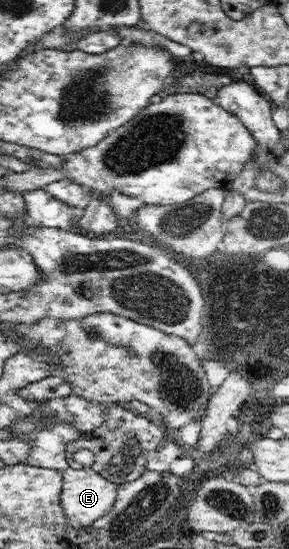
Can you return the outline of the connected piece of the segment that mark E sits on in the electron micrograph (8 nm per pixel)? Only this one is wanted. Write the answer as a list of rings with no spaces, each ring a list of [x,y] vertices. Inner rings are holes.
[[[91,467],[69,468],[61,474],[63,487],[59,502],[68,527],[89,527],[114,507],[118,485]]]

